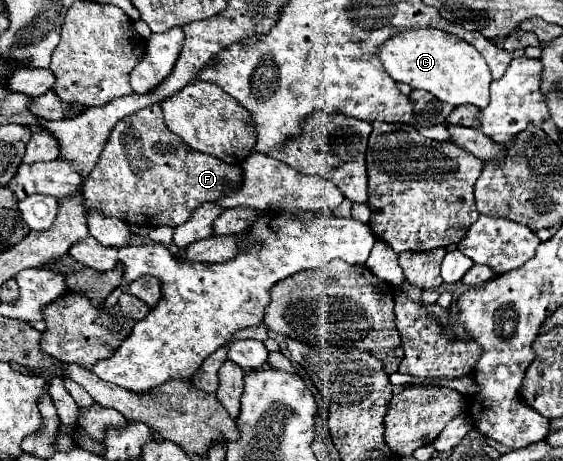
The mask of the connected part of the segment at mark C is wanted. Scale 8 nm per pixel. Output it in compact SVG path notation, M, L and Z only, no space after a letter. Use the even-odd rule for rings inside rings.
M435 28L403 30L377 48L377 58L395 82L427 90L443 102L453 106L473 104L477 108L485 108L489 104L491 72L483 56L469 42L463 42L457 36Z

